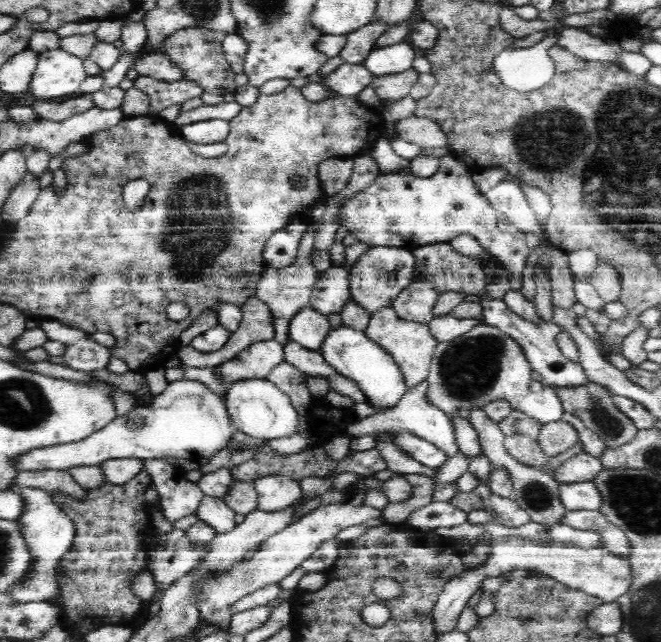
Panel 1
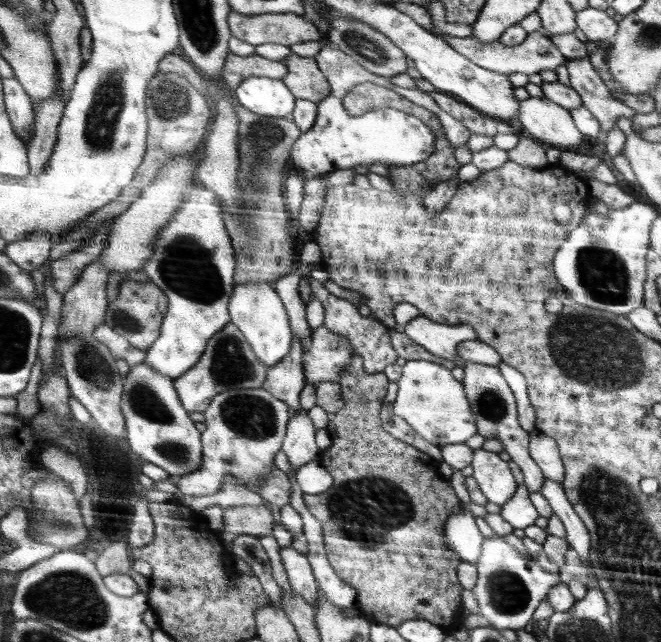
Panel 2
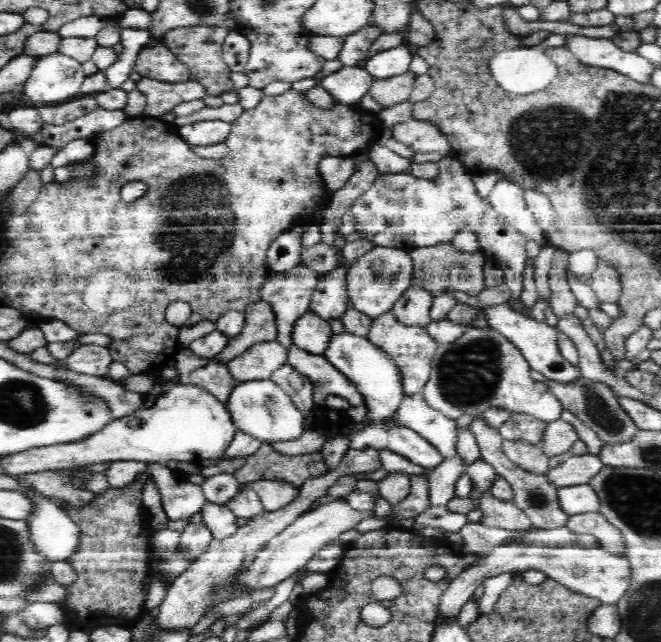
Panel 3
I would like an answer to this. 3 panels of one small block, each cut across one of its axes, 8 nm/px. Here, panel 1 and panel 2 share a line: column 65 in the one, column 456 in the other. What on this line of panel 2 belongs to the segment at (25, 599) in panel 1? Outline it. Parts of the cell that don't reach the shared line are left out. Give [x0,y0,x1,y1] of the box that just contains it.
[444,510,484,564]

